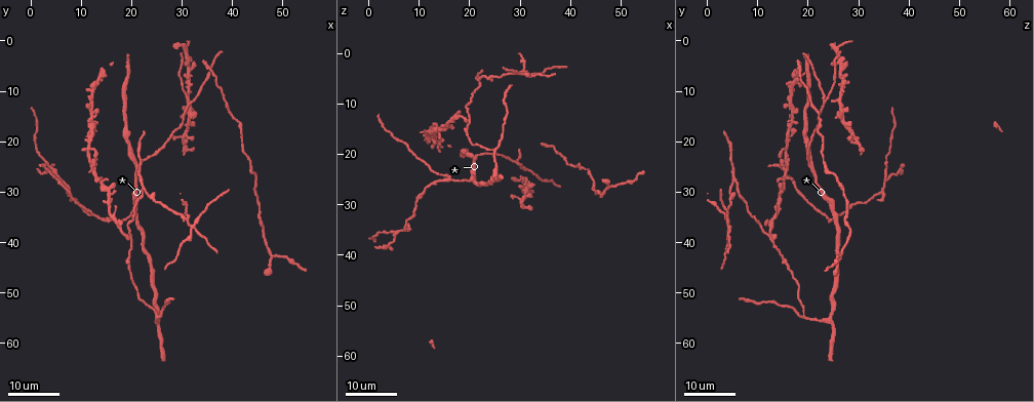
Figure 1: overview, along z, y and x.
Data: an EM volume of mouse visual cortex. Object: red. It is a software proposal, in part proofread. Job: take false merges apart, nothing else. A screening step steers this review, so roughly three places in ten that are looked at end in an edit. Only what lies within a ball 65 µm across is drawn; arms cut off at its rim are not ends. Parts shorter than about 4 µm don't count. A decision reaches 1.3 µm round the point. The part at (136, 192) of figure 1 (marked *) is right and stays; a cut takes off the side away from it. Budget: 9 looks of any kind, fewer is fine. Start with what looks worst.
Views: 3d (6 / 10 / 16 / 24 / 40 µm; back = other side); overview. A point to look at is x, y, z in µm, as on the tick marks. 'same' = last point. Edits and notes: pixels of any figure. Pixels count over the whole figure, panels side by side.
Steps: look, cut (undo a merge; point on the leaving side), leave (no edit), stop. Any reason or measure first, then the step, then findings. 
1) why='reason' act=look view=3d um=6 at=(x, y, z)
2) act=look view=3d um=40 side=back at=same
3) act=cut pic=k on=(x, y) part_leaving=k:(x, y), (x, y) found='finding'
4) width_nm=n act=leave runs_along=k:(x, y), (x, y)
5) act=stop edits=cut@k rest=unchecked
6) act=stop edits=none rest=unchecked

why='side arm on a straight run' act=look view=3d um=24 at=(22.0, 28.0, 5.0)

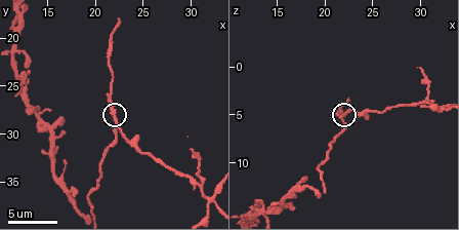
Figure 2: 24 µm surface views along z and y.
act=look view=3d um=10 at=(22.0, 27.8, 5.2)

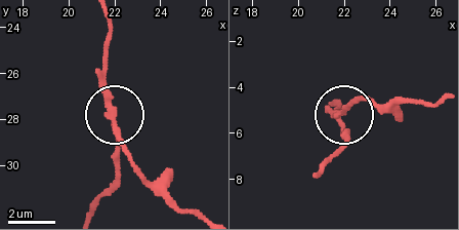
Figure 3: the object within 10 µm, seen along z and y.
arms=3 act=cut pic=3 on=(116, 127) part_leaving=3:(102, 96), (132, 164), (197, 213) found='a second cell is stuck on'

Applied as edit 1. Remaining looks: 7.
act=look view=3d um=16 at=(16.0, 35.0, 24.5)

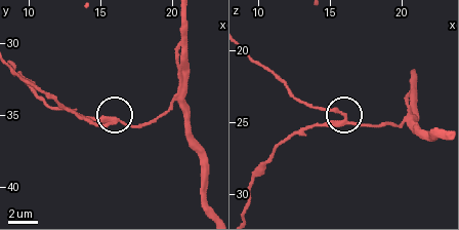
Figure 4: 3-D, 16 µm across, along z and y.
act=look view=3d um=6 at=(16.0, 35.6, 24.6)

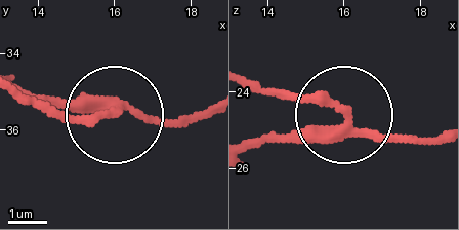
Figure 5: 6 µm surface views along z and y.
why='from behind' act=look view=3d um=6 side=back at=same

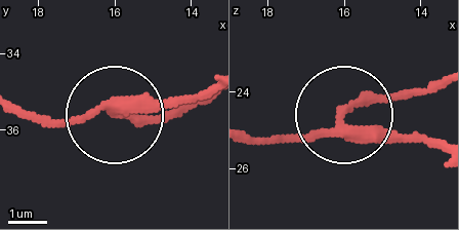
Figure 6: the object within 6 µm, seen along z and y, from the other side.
act=leave runs_along=6:(22, 108), (71, 123), (204, 104) found='all the same cell'

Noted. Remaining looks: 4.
why='three arms meet' act=look view=3d um=24 at=(25.0, 54.0, 19.5)

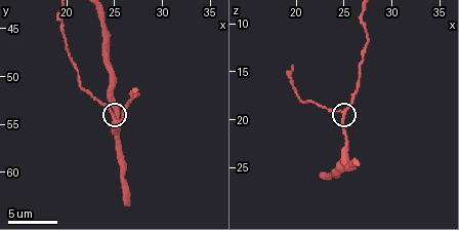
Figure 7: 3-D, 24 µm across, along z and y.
act=look view=3d um=6 at=(25.0, 54.2, 19.0)

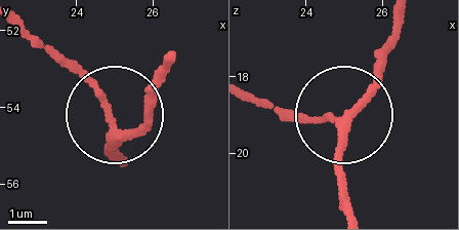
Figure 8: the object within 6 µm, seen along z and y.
width_nm=200 act=leave runs_along=8:(121, 156), (108, 147), (115, 127), (137, 124), (163, 81) found='continuous, no second cell'

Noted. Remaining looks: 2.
why='four or more arms meet' act=look view=3d um=24 at=(20.0, 38.5, 12.5)

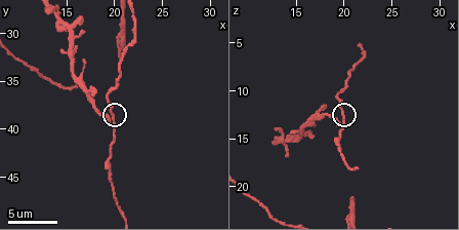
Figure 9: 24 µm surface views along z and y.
why='zoom in' act=look view=3d um=10 at=(20.0, 38.8, 12.4)

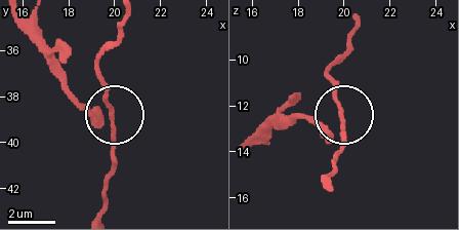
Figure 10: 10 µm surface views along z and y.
width_nm=210 act=leave runs_along=10:(101, 212), (114, 158), (114, 111), (103, 78) found='one cell here'

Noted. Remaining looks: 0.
act=stop edits=cut@3 rest=unchecked

